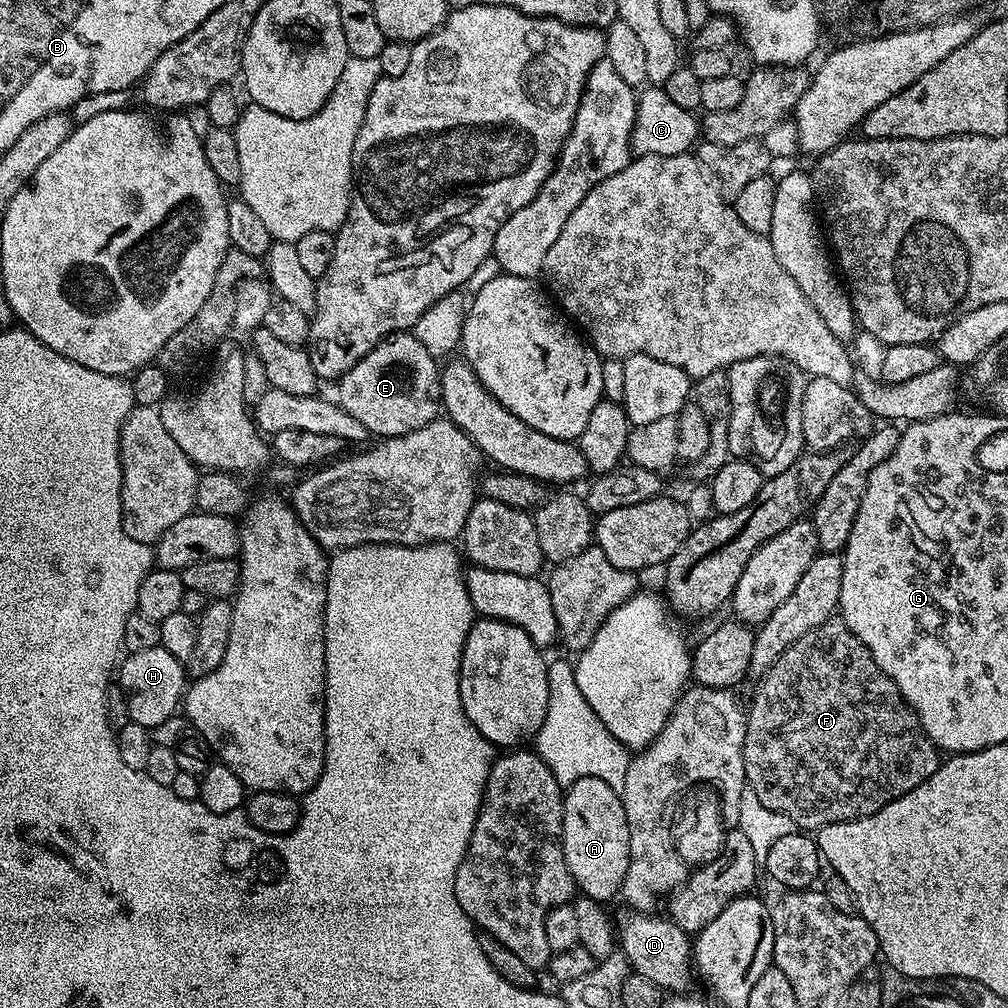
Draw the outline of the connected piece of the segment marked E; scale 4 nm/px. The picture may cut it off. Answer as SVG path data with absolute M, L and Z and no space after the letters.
M411 331L393 332L340 377L338 403L373 437L410 434L437 419L441 411L440 373L437 357L429 354Z

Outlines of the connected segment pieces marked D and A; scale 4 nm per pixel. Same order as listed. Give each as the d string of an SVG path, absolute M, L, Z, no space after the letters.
M631 910L625 913L625 916L618 920L618 948L627 958L629 969L642 974L642 978L650 978L650 982L664 989L665 993L683 993L684 987L694 980L693 941L689 933L682 931L671 918L663 915L660 917L660 914Z
M578 778L578 782L567 785L564 794L564 813L562 814L562 846L564 847L564 857L566 858L566 866L572 875L572 882L583 895L589 896L591 900L601 902L609 902L621 895L624 887L624 879L626 878L626 870L630 866L630 826L626 822L626 810L624 809L624 801L621 793L615 792L610 786L606 786L606 782L602 782L602 778Z

